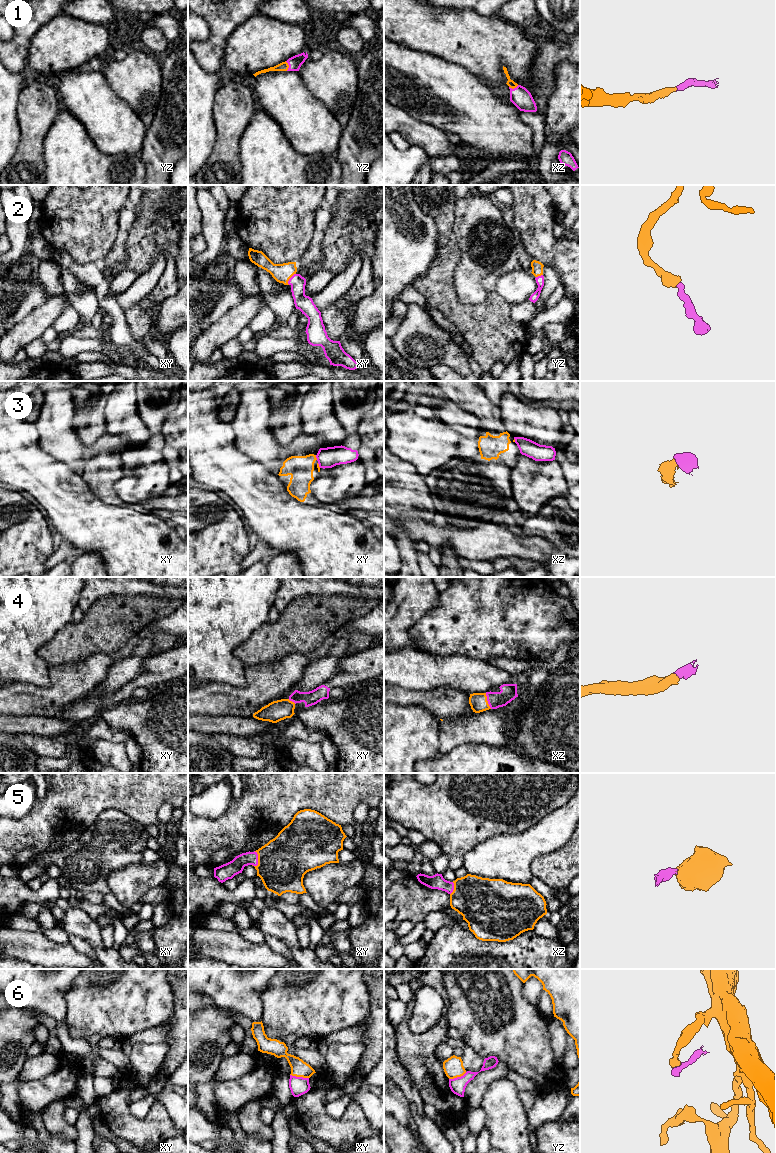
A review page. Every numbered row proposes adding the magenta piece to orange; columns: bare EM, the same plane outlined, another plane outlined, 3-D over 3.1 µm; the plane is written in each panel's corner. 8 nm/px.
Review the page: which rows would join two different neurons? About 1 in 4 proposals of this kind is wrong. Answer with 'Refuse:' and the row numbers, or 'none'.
Refuse: 3, 6

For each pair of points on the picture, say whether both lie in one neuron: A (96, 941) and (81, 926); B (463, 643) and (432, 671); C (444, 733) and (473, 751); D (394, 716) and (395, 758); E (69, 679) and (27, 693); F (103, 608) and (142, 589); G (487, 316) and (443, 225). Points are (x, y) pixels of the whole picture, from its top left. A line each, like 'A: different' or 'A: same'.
A: same
B: different
C: different
D: same
E: same
F: different
G: same

